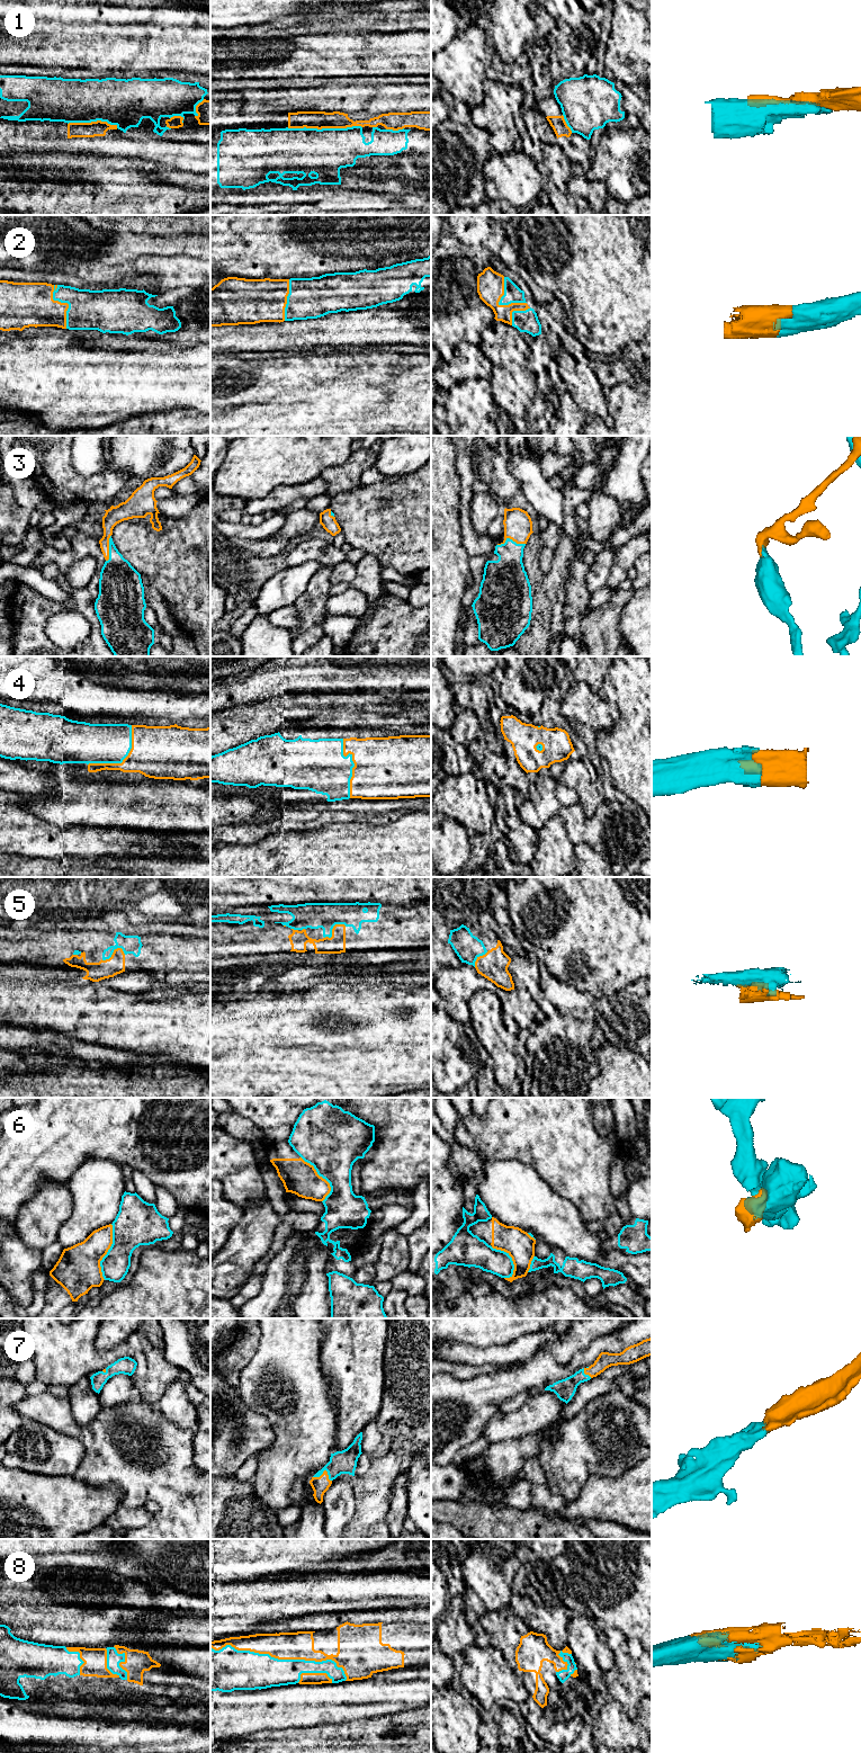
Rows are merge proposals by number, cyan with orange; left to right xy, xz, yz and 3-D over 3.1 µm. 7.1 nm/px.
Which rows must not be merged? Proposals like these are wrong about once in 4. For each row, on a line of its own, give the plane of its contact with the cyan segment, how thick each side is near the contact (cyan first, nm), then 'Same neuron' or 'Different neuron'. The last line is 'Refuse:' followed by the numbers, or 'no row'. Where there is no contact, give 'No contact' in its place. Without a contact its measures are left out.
1: Touches cyan in xz. Thickness 340 nm (cyan) against 130 nm. Different neuron
2: Touches cyan in xy. Thickness 280 nm (cyan) against 320 nm. Same neuron
3: Touches cyan in yz. Thickness 240 nm (cyan) against 200 nm. Same neuron
4: Touches cyan in xy. Thickness 280 nm (cyan) against 380 nm. Same neuron
5: Touches cyan in xz. Thickness 190 nm (cyan) against 130 nm. Same neuron
6: Touches cyan in xy. Thickness 280 nm (cyan) against 320 nm. Different neuron
7: Touches cyan in xz. Thickness 170 nm (cyan) against 120 nm. Same neuron
8: Touches cyan in xz. Thickness 260 nm (cyan) against 200 nm. Same neuron
Refuse: 1, 6

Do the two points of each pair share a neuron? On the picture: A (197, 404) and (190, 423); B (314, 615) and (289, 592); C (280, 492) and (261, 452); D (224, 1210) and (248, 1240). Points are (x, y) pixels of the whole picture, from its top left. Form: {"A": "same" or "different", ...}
{"A": "different", "B": "different", "C": "different", "D": "different"}

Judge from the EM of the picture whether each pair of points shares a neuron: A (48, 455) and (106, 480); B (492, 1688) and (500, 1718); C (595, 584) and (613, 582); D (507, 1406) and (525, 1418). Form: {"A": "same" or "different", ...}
{"A": "same", "B": "different", "C": "different", "D": "different"}

